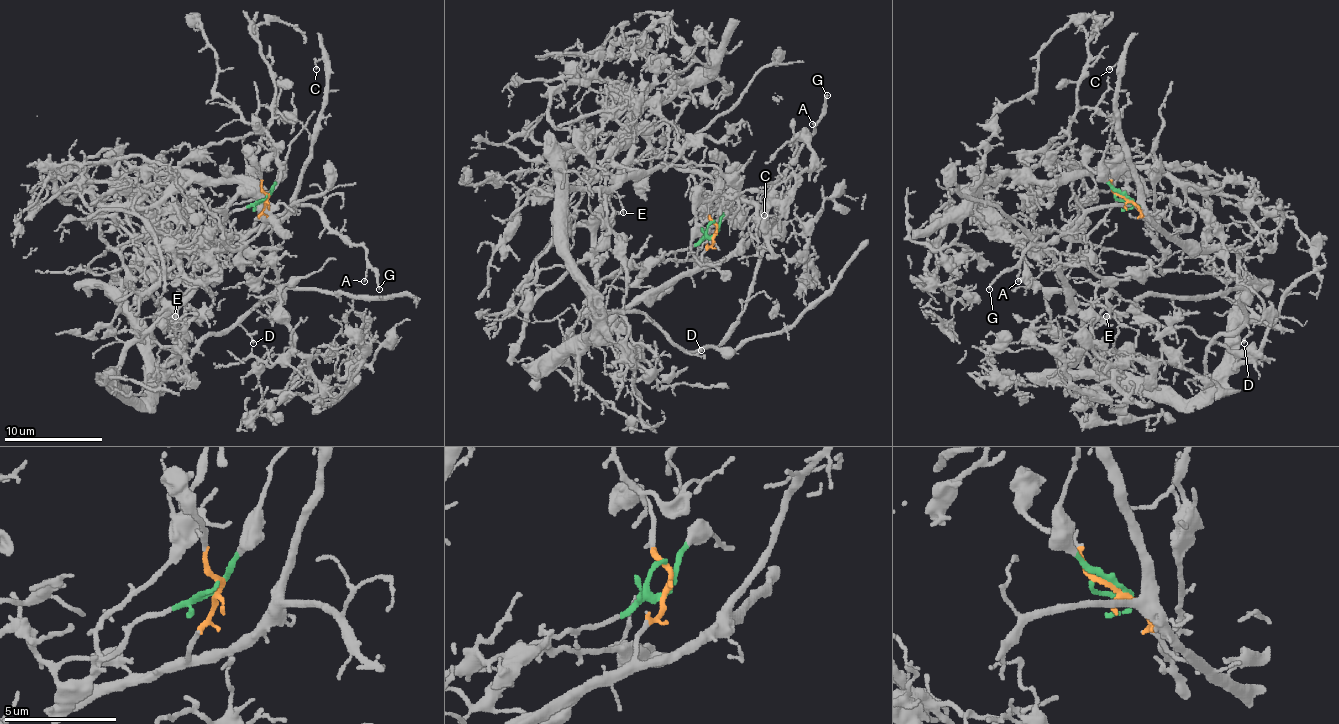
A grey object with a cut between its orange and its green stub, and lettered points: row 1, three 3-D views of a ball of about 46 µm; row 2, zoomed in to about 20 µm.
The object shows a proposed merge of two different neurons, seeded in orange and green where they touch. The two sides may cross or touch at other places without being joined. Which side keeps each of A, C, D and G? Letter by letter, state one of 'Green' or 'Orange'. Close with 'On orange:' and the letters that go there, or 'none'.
A: Orange
C: Orange
D: Orange
G: Orange
On orange: A, C, D, G

